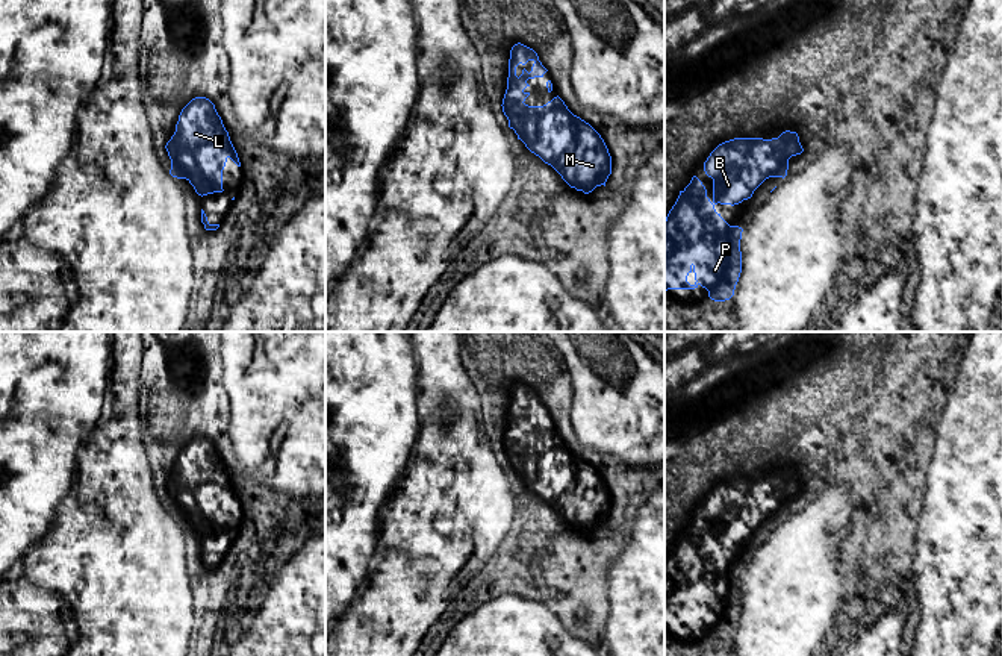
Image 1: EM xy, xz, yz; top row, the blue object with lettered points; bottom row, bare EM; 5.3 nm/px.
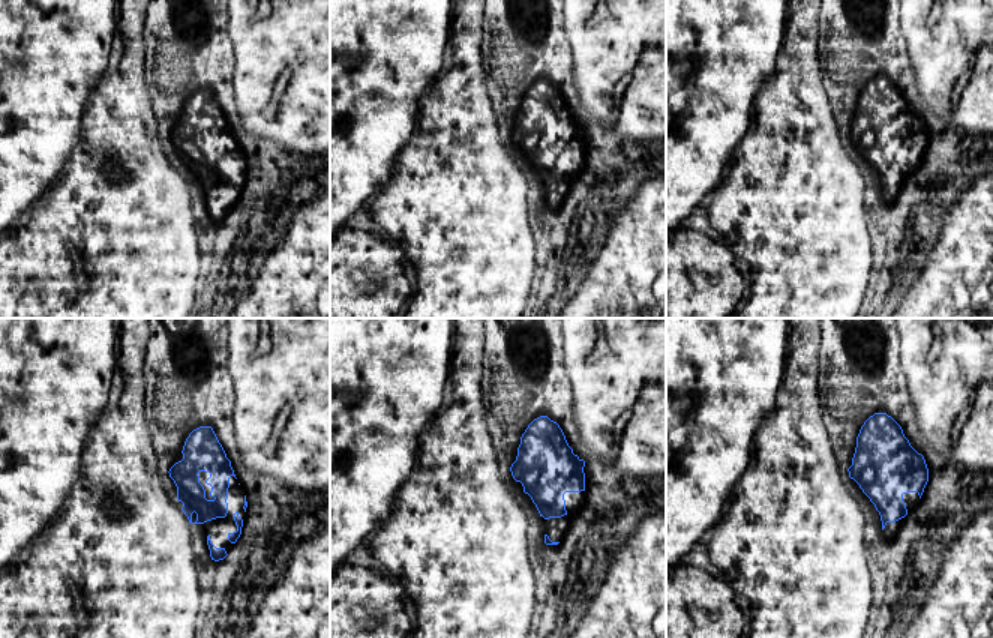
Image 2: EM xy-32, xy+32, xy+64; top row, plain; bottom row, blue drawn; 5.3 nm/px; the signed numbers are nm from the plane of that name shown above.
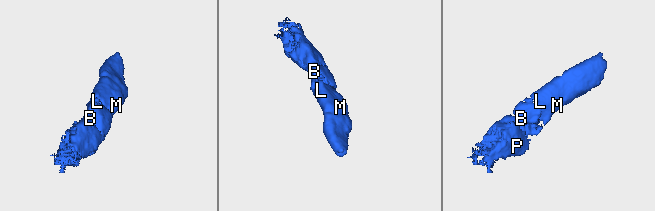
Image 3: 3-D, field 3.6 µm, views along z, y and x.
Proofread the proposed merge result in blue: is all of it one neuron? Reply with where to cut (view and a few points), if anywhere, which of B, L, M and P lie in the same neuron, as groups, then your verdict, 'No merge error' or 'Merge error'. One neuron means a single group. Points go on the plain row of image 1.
No split. Groups: B L M P. No merge error

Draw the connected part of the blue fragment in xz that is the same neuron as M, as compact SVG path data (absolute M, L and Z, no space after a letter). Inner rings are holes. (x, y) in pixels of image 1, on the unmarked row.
M518 382L510 389L507 429L503 451L518 479L551 504L562 518L577 530L592 532L604 524L611 514L611 495L601 474L584 459L574 455L557 435L543 445L528 445L528 418L543 417L548 409L537 392ZM533 400L531 411L525 408L516 415L516 406Z

